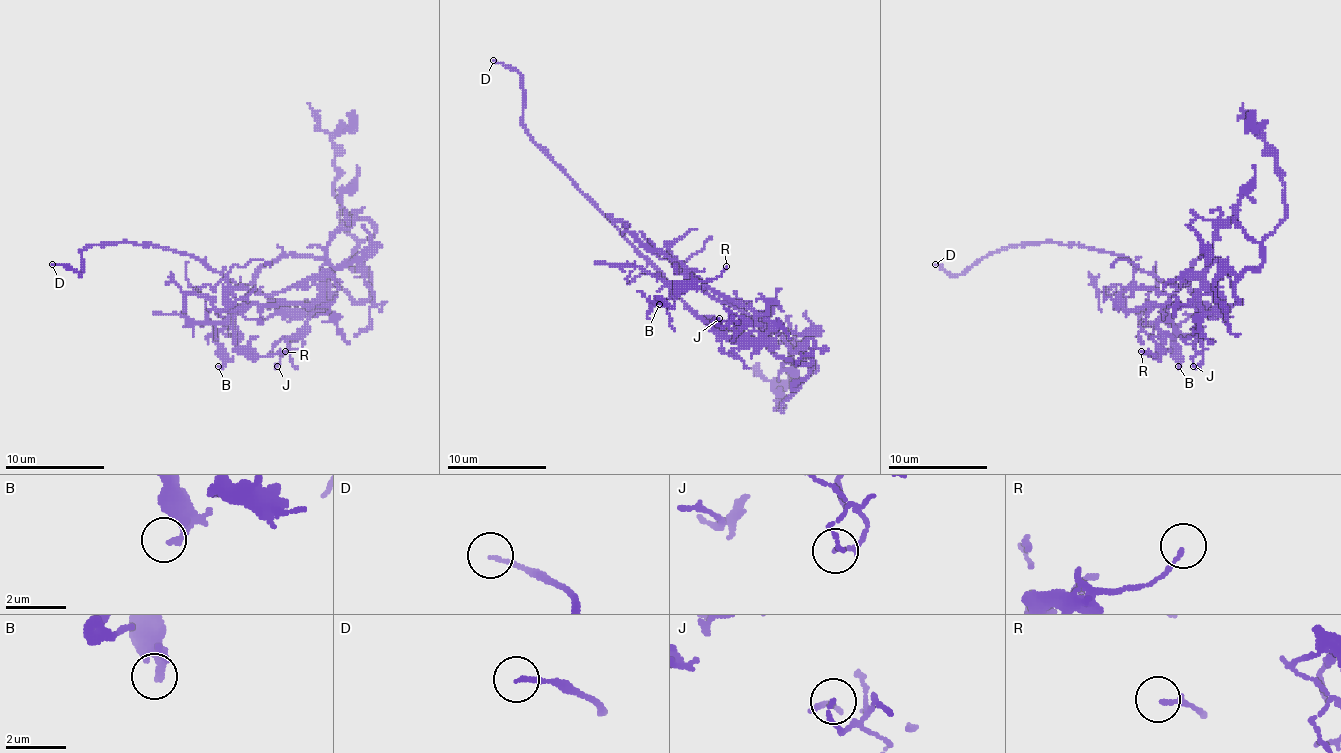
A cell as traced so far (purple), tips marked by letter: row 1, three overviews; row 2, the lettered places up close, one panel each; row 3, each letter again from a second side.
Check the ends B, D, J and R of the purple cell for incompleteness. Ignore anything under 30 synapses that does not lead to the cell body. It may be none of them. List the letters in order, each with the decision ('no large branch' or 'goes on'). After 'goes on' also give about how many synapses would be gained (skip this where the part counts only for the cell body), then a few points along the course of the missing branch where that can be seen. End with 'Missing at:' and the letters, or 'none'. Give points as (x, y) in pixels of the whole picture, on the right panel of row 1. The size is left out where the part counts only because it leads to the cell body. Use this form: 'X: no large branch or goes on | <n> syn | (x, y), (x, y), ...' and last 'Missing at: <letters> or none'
B: no large branch
D: goes on | (935, 264), (979, 269), (1002, 279), (1022, 279), (1034, 267)
J: no large branch
R: no large branch
Missing at: D

